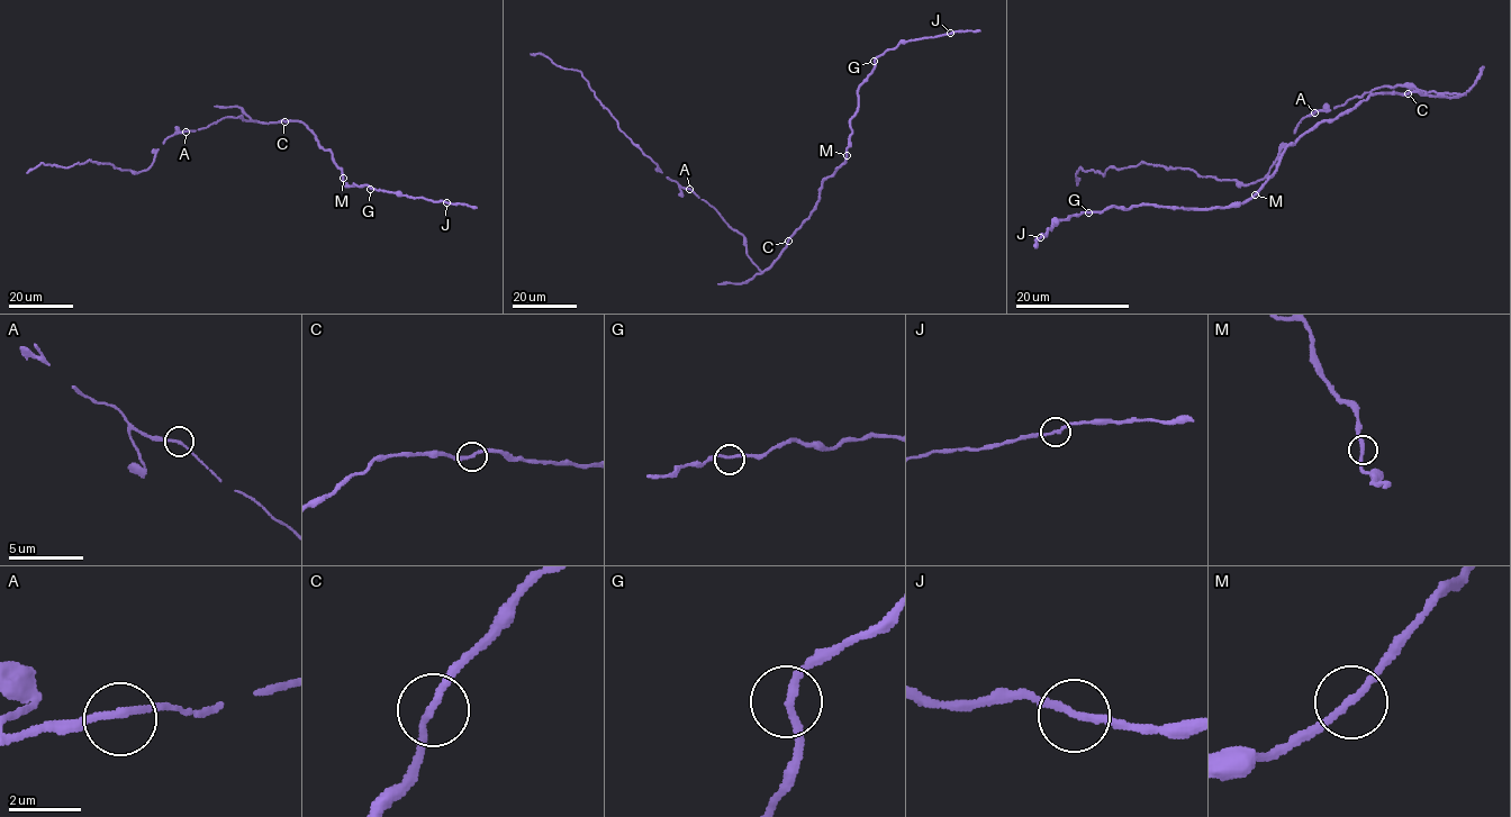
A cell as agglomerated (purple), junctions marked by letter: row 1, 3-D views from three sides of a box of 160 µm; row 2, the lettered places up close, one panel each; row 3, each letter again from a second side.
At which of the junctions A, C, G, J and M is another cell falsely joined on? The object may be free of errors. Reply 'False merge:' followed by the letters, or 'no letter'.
False merge: no letter

